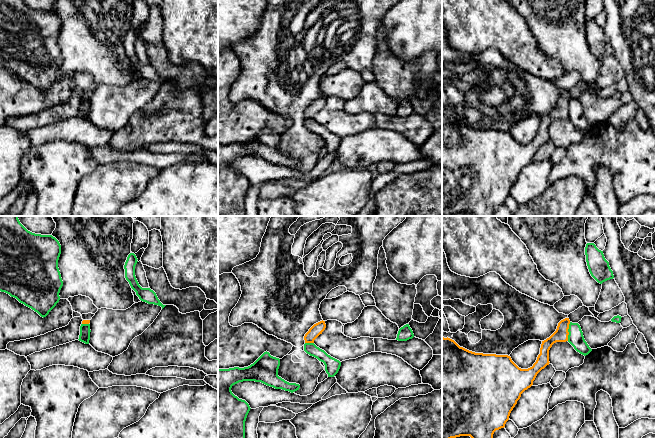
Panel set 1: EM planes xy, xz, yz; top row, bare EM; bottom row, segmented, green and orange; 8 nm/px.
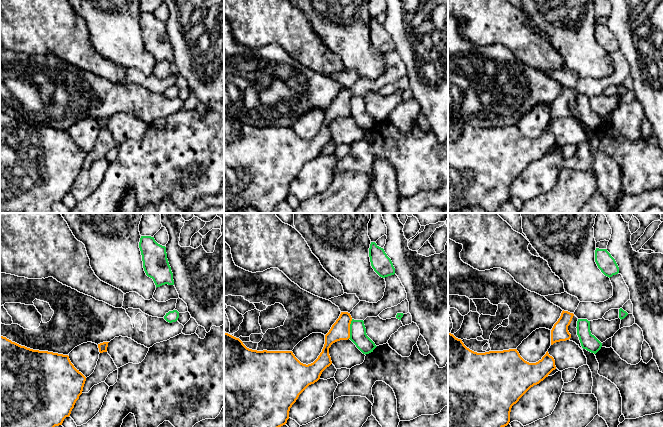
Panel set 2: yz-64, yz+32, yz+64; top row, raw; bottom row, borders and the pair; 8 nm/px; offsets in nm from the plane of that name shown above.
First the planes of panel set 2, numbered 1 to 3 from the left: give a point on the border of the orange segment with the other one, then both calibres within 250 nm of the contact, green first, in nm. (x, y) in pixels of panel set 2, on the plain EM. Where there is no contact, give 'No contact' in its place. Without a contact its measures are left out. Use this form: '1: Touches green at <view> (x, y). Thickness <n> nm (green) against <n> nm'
1: No contact
2: Touches green at yz+32 (350, 105). Thickness 140 nm (green) against 160 nm
3: No contact

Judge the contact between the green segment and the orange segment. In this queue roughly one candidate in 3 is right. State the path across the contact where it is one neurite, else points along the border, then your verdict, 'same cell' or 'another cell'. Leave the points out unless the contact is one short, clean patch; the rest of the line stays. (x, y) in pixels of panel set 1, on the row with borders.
along yz (570, 322), (567, 340) | another cell

